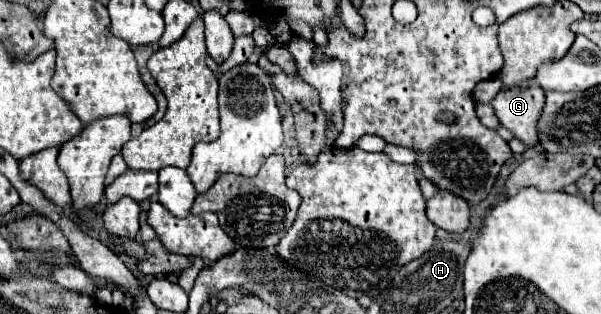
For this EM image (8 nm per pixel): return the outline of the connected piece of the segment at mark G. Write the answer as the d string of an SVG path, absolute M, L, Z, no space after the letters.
M536 80L516 86L502 86L492 108L504 128L508 128L526 146L538 146L536 124L544 108L544 90Z

